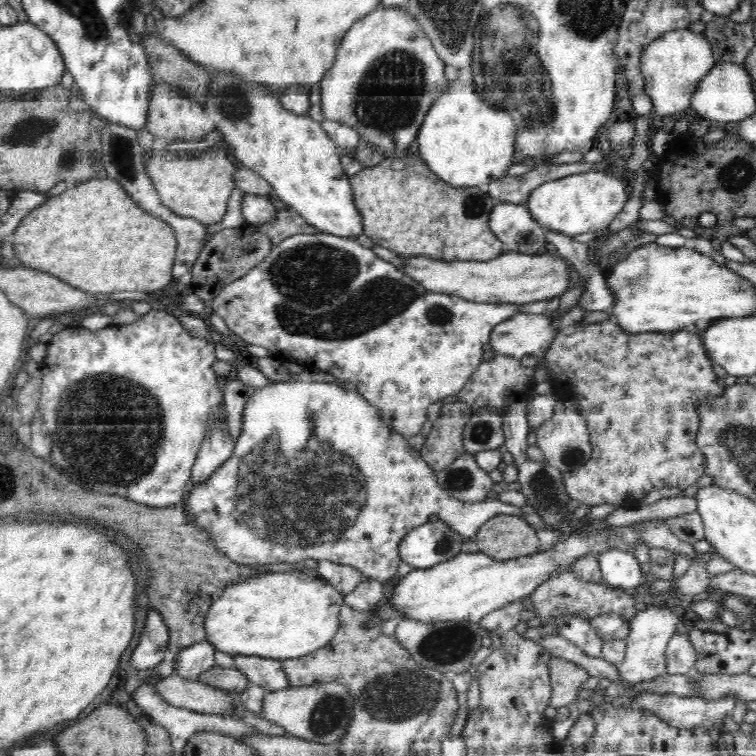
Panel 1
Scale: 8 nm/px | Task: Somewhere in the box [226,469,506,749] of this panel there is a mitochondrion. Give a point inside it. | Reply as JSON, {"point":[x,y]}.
{"point":[407,693]}

